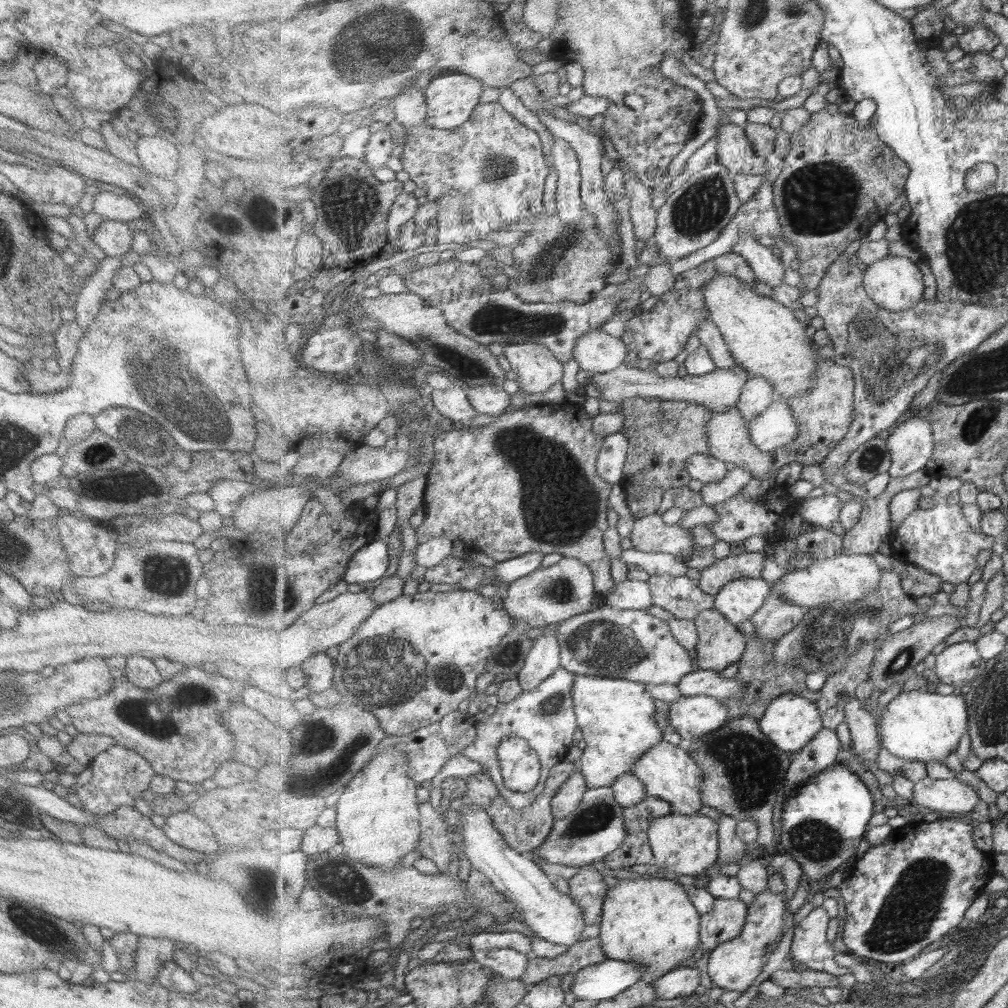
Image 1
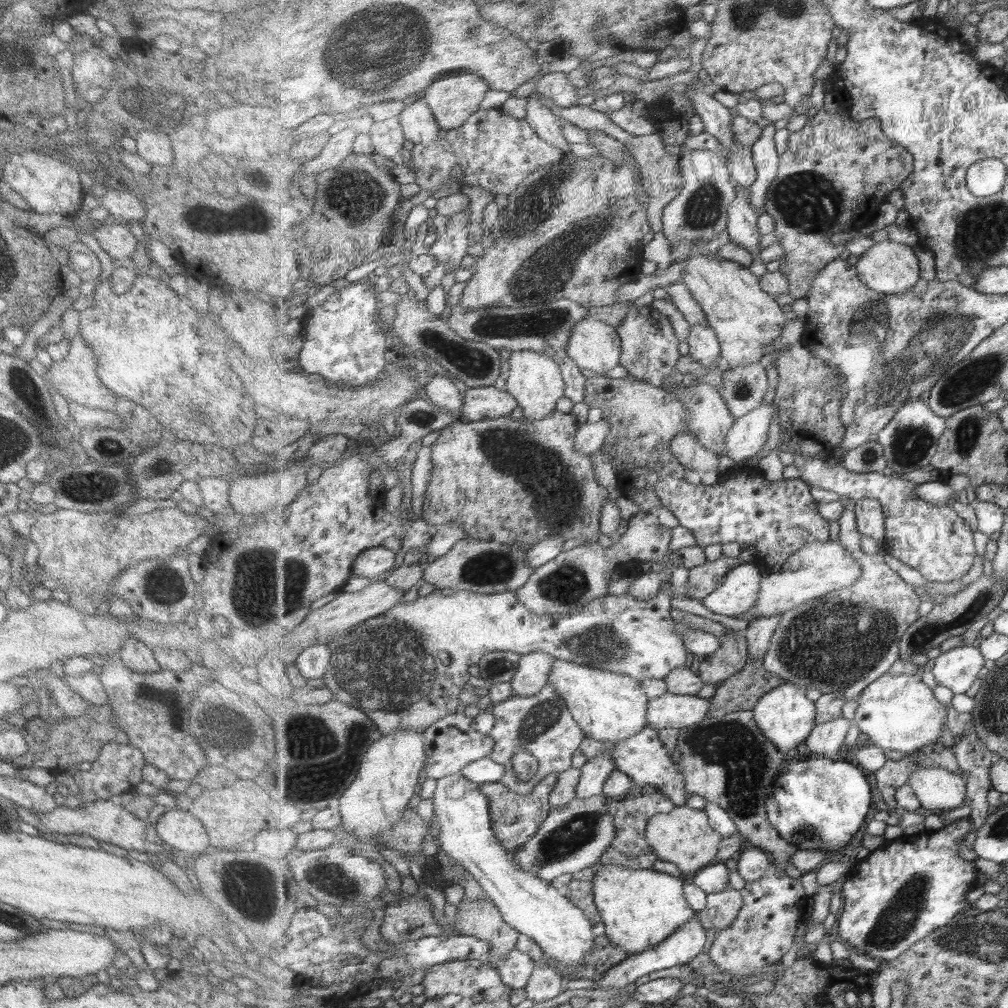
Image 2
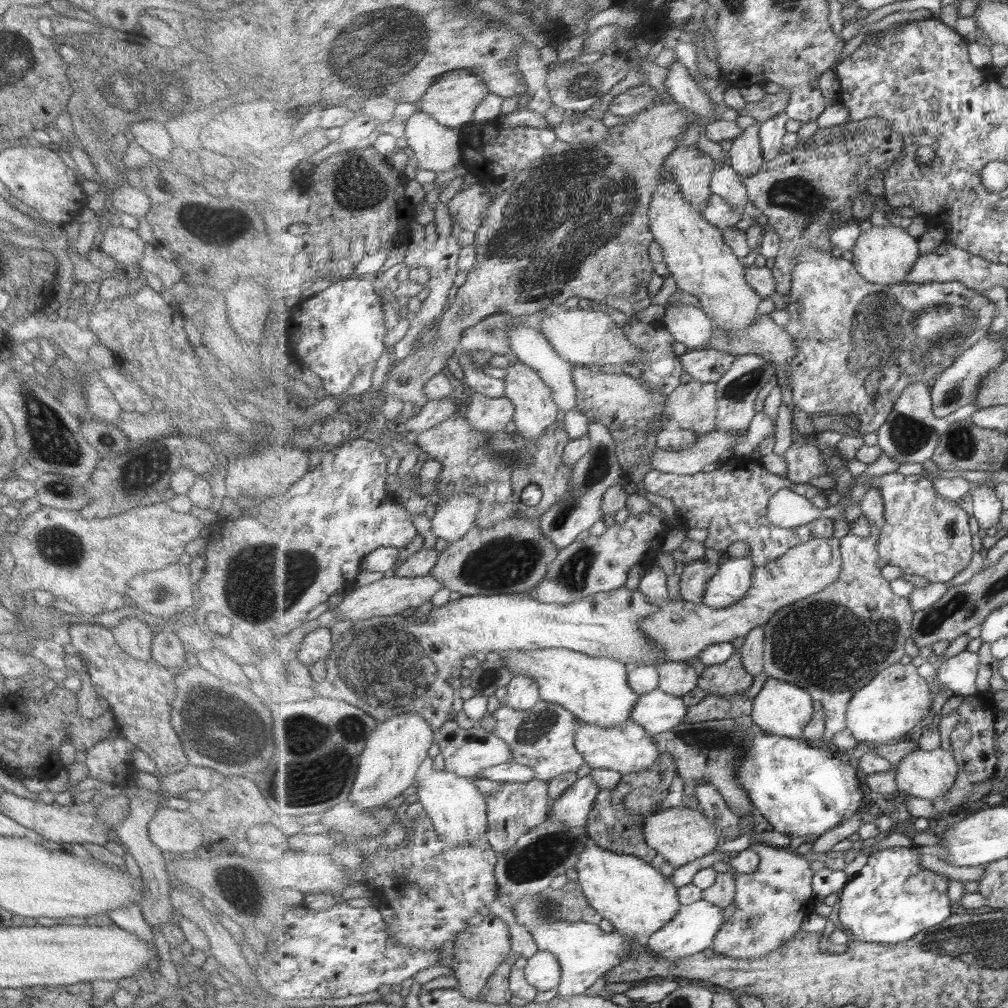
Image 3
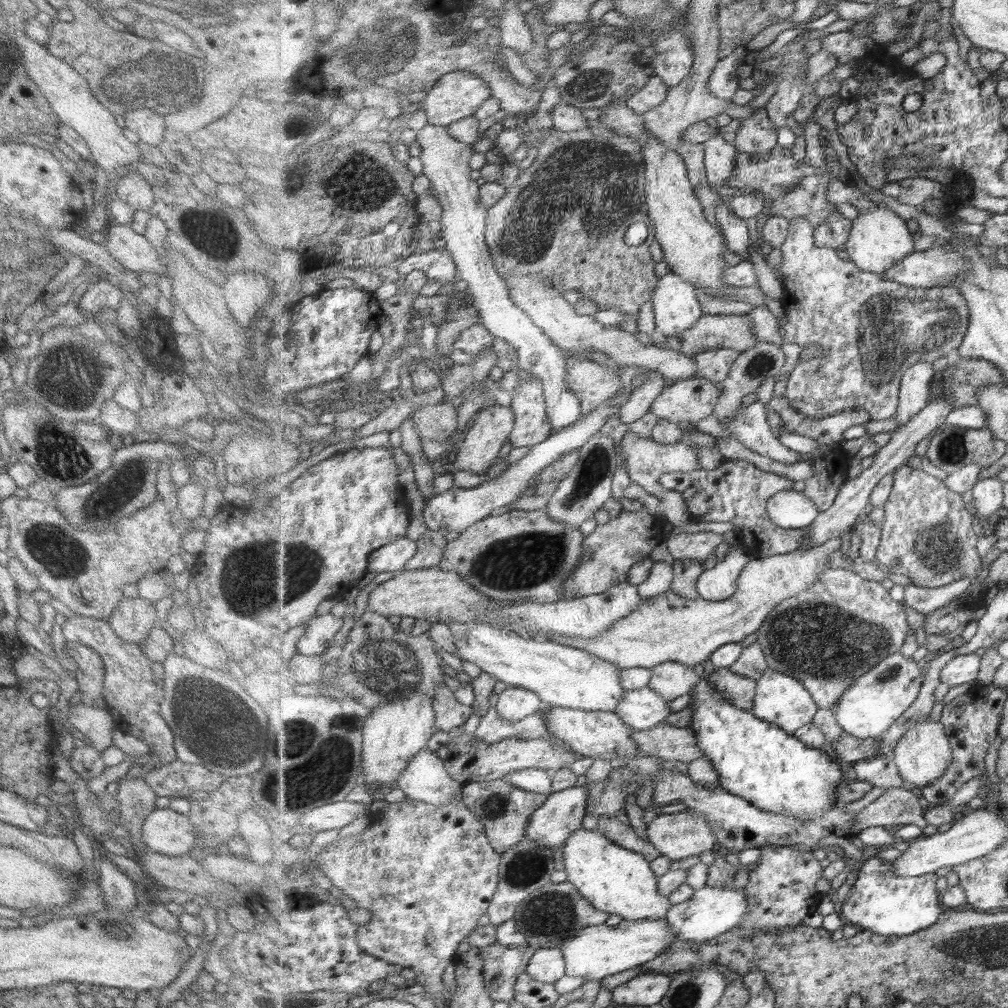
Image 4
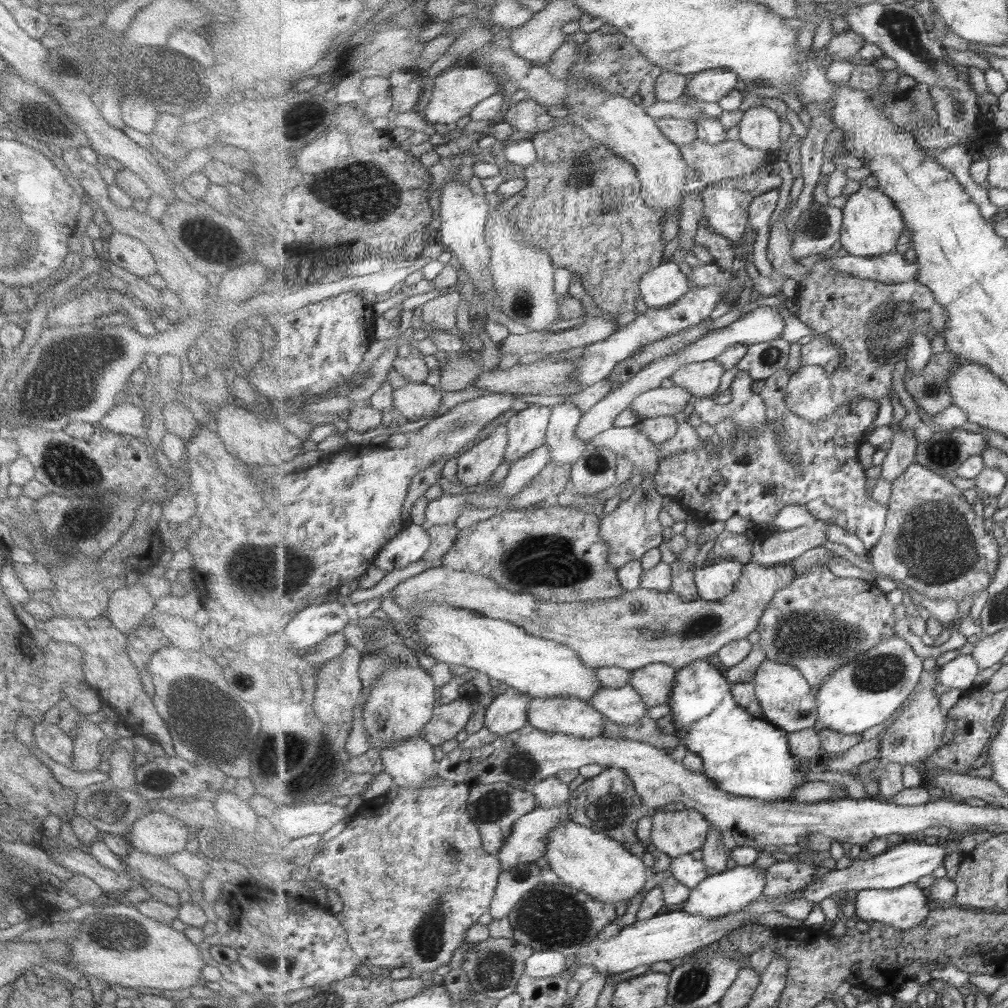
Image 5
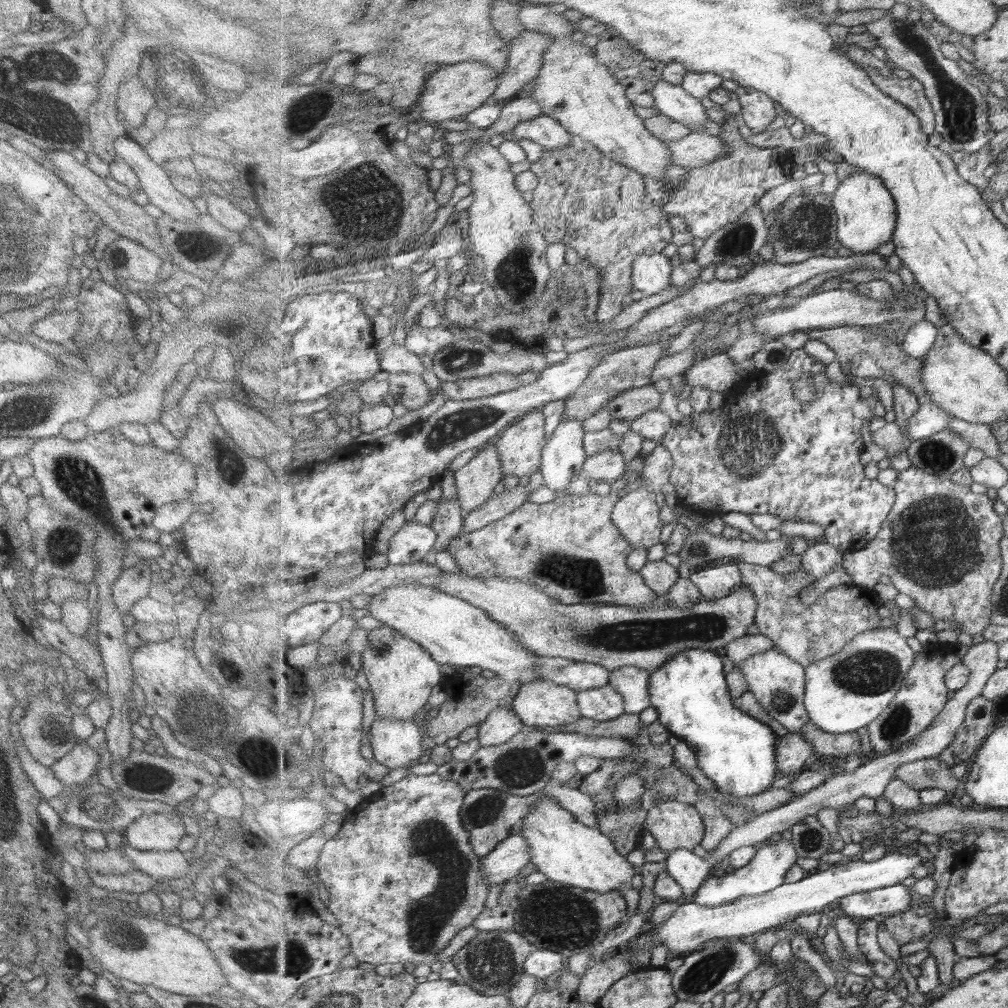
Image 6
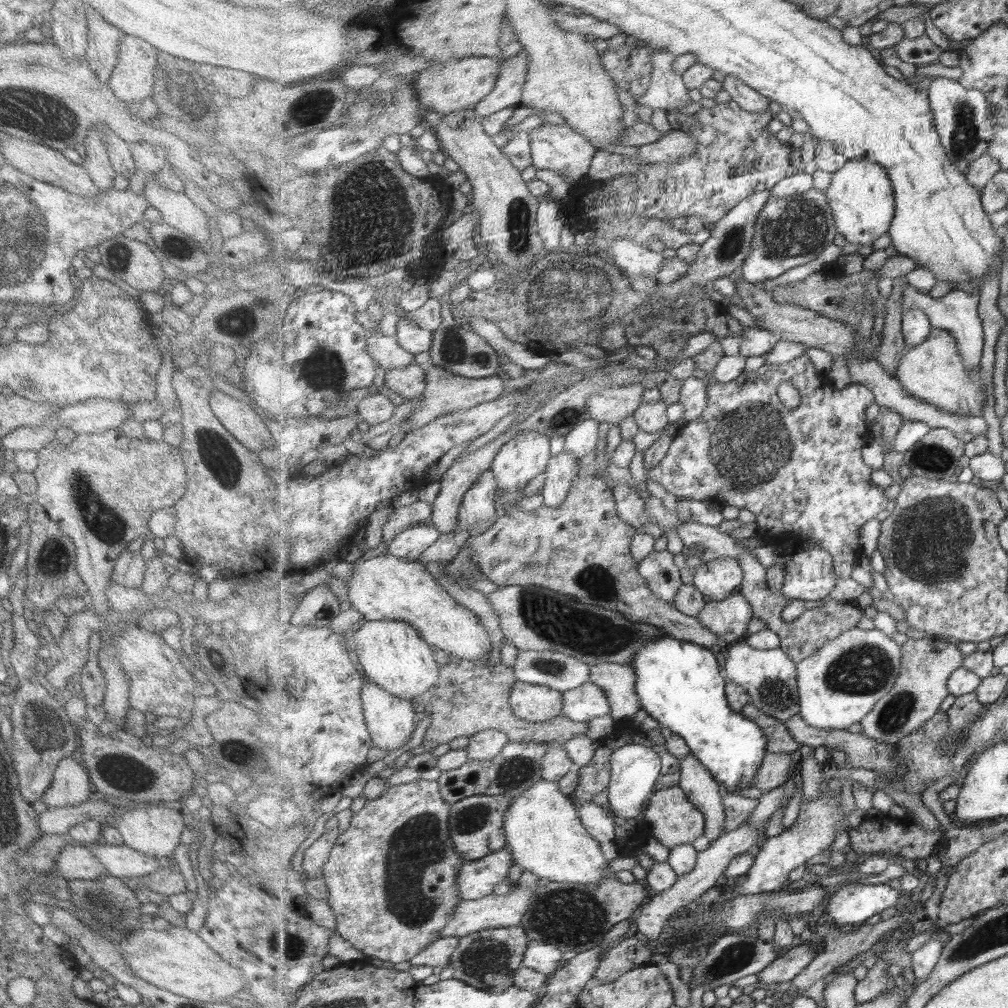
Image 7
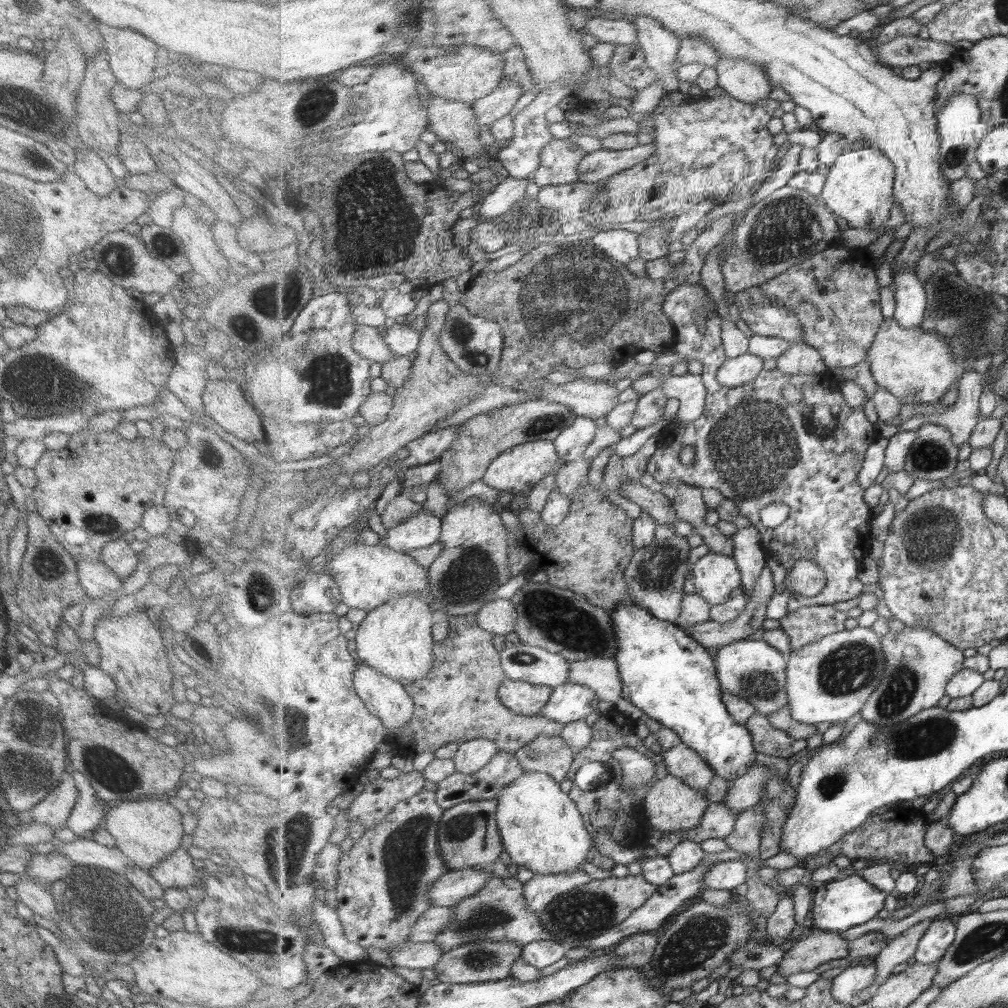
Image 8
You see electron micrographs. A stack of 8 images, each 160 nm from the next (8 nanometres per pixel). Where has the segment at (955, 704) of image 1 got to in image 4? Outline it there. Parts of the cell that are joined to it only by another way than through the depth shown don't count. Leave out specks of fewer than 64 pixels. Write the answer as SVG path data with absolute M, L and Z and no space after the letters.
M899 652L887 656L867 675L861 676L861 679L839 699L834 712L838 724L844 732L855 738L879 739L902 718L904 712L907 712L920 696L920 690L924 686L921 671L919 662L915 662L911 657L905 657Z

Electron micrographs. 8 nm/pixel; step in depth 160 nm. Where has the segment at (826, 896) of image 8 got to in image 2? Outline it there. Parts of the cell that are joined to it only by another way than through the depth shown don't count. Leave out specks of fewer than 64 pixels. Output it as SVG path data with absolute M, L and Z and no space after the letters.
M970 817L962 818L937 831L902 836L871 850L847 874L842 886L844 910L837 921L838 934L866 956L891 961L929 936L933 930L943 929L954 922L970 907L967 892L976 886L978 874L970 860L959 857L961 844L955 843L955 840L969 836L973 827Z

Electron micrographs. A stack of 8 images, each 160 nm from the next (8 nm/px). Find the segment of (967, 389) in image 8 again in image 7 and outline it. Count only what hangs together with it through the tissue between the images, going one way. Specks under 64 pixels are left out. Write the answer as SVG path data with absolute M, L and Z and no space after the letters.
M907 285L903 291L903 313L910 308L920 308L929 316L930 323L935 328L948 330L956 337L957 348L968 365L969 372L974 371L980 366L982 356L984 355L984 320L980 317L980 299L979 293L970 293L967 287L953 289L943 297L933 297L929 293L919 290L919 288Z

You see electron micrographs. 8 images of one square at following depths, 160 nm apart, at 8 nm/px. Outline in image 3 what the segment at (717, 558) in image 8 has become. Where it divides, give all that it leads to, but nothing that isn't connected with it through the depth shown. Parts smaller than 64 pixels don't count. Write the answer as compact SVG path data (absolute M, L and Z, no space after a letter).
M748 557L743 558L723 558L720 562L719 571L711 578L711 581L707 583L707 589L705 589L705 596L703 603L713 609L733 607L733 604L739 603L744 600L748 595L749 590L753 587L753 560Z

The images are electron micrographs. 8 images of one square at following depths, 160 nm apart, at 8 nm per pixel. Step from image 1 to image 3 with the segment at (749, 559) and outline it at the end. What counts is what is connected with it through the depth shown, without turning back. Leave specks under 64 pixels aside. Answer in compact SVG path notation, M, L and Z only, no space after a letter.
M706 561L684 566L679 582L681 599L697 604L703 603L707 583L719 571L719 566L720 562L711 565Z

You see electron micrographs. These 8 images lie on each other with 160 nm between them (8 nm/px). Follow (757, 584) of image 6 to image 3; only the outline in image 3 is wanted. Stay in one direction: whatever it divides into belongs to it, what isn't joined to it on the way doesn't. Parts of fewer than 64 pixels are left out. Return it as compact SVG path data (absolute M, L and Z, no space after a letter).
M871 526L871 533L867 538L861 538L850 532L841 538L840 548L843 561L841 579L810 598L781 608L781 611L763 626L766 632L765 673L770 678L785 680L790 684L805 688L814 700L821 702L822 710L826 712L826 731L823 742L824 746L832 748L831 738L848 728L846 714L853 696L886 668L901 662L901 658L905 656L907 636L910 636L916 616L916 610L909 602L909 596L897 596L891 590L891 582L885 580L881 574L879 563L882 558L877 545L881 533L881 528Z

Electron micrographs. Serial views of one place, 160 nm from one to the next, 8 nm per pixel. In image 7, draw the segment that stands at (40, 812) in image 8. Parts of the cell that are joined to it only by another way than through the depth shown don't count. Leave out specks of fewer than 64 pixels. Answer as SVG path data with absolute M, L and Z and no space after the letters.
M76 754L61 759L54 768L49 786L40 796L47 808L64 807L83 802L93 794L86 768Z

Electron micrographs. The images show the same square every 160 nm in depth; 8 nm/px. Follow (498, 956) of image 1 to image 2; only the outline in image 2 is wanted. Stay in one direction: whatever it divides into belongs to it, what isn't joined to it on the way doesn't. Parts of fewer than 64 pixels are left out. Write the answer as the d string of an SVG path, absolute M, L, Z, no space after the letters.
M513 949L505 958L496 962L496 969L501 973L503 982L512 989L524 989L530 981L537 962L526 952Z

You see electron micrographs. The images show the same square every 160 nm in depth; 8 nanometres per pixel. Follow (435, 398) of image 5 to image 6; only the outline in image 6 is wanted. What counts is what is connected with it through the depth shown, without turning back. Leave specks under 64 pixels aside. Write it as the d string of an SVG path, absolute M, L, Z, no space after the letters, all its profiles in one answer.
M390 373L387 380L391 385L390 394L397 404L403 405L407 410L419 410L431 403L431 388L420 374Z

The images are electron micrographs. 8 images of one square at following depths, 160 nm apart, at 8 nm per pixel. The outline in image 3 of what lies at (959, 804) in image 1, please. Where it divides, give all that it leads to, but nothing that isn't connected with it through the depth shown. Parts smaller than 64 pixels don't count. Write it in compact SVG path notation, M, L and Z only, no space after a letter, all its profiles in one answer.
M941 745L931 751L919 748L896 765L899 792L902 795L918 796L919 798L933 802L933 800L945 796L946 792L949 792L950 788L953 788L959 770L960 767L956 761L956 756L953 756L952 752Z

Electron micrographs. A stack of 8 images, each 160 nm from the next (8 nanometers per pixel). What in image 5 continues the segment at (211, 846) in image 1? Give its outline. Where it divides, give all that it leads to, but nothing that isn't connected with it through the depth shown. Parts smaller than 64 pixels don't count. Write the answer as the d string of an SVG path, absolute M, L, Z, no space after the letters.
M148 812L137 817L126 838L132 850L154 857L183 851L189 827L177 817L164 812Z

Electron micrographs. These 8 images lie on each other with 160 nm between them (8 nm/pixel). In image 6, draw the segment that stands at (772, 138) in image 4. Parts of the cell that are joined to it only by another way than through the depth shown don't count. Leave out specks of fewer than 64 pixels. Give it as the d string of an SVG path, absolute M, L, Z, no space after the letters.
M739 86L735 92L742 107L743 123L755 133L766 132L778 115L772 97L755 88L743 86Z

